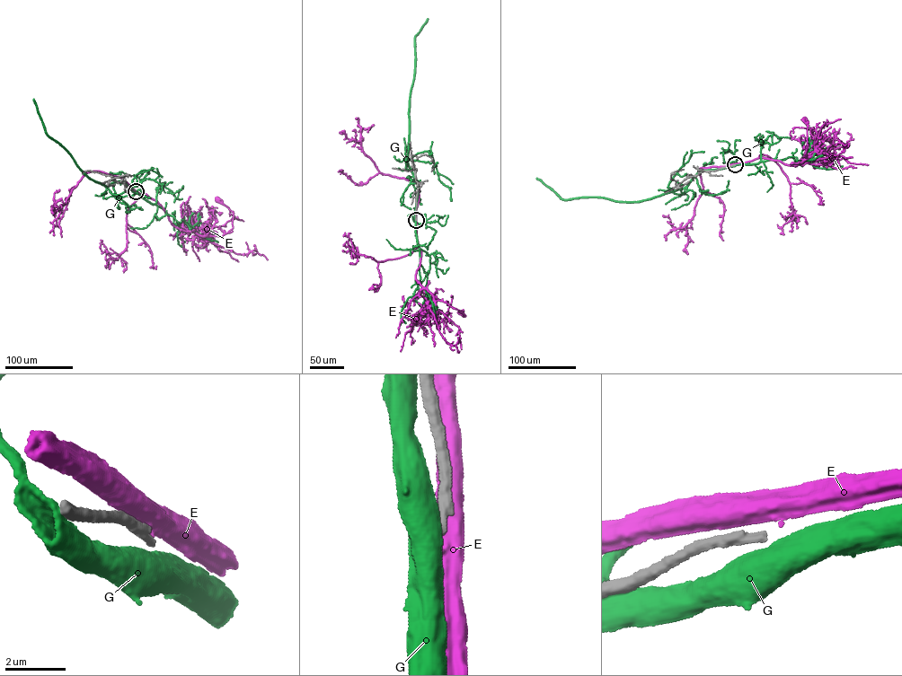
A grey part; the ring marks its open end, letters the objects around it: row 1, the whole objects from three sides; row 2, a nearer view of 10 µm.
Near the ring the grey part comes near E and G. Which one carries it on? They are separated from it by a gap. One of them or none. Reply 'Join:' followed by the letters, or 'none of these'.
Join: none of these

